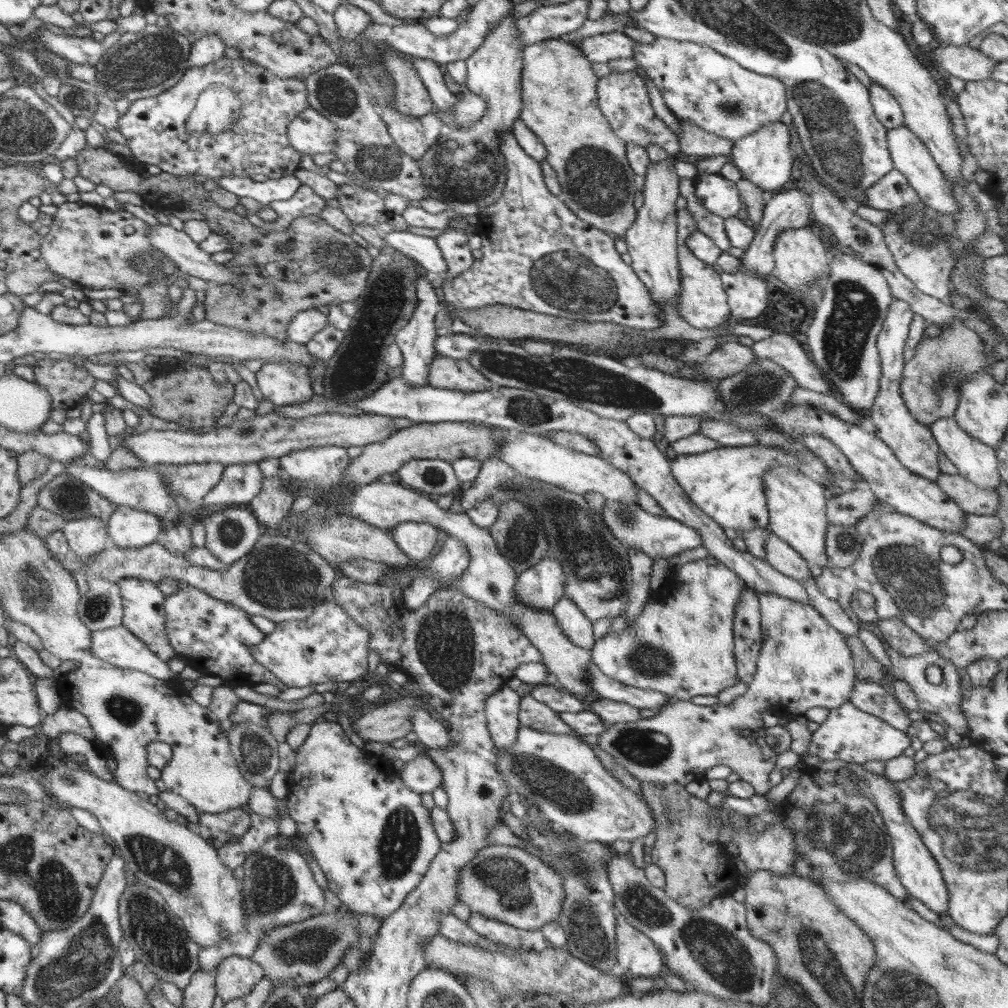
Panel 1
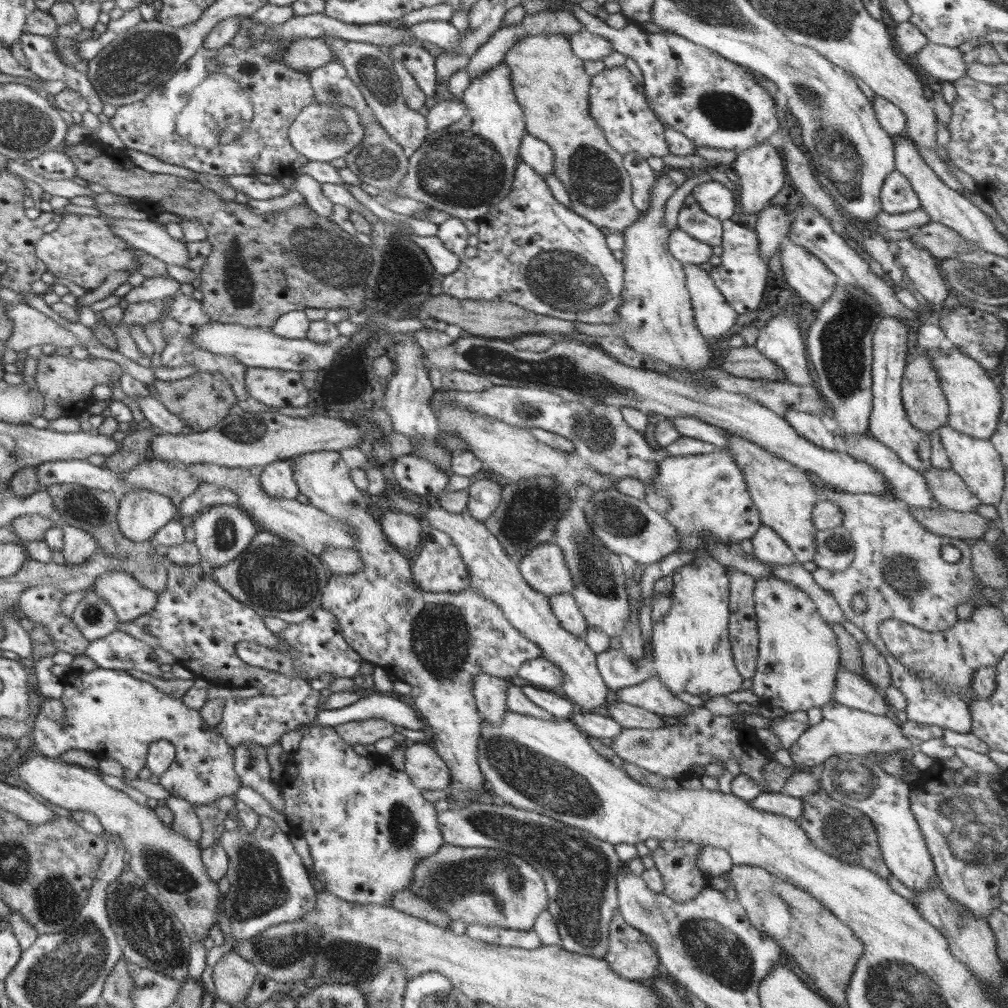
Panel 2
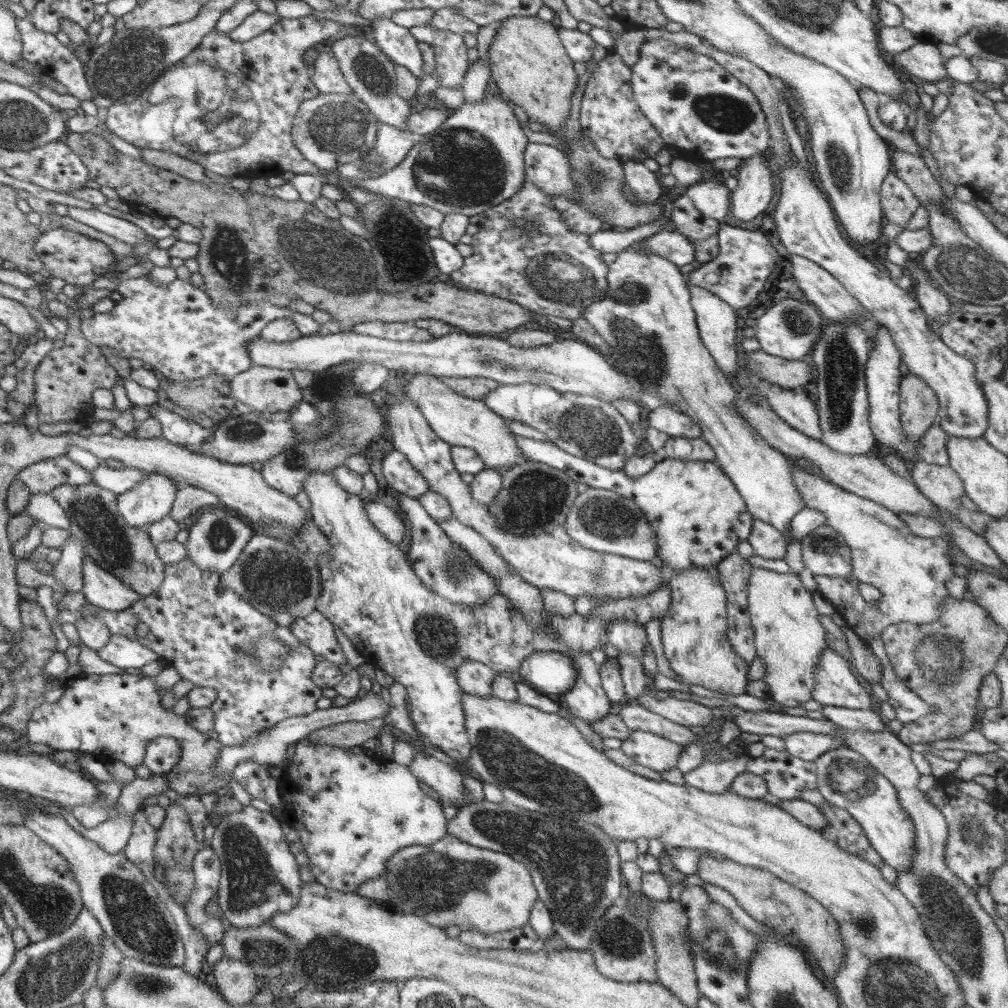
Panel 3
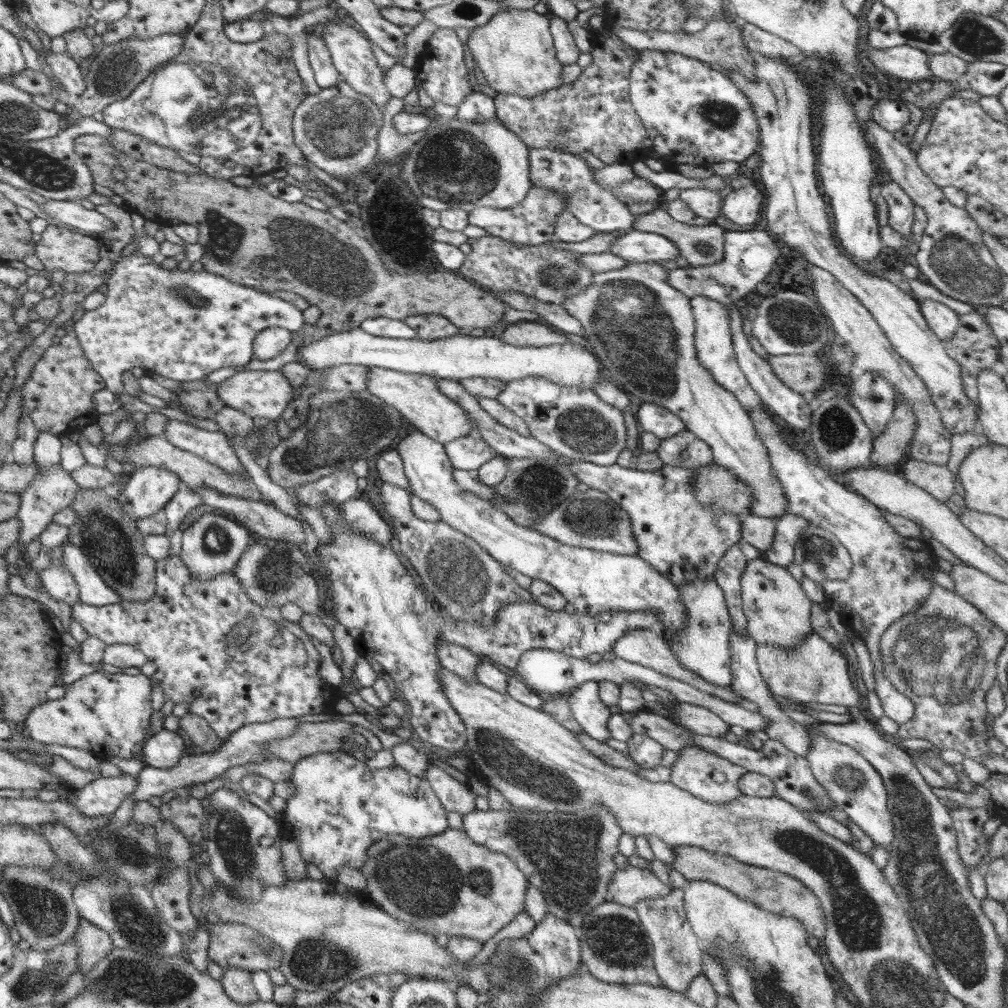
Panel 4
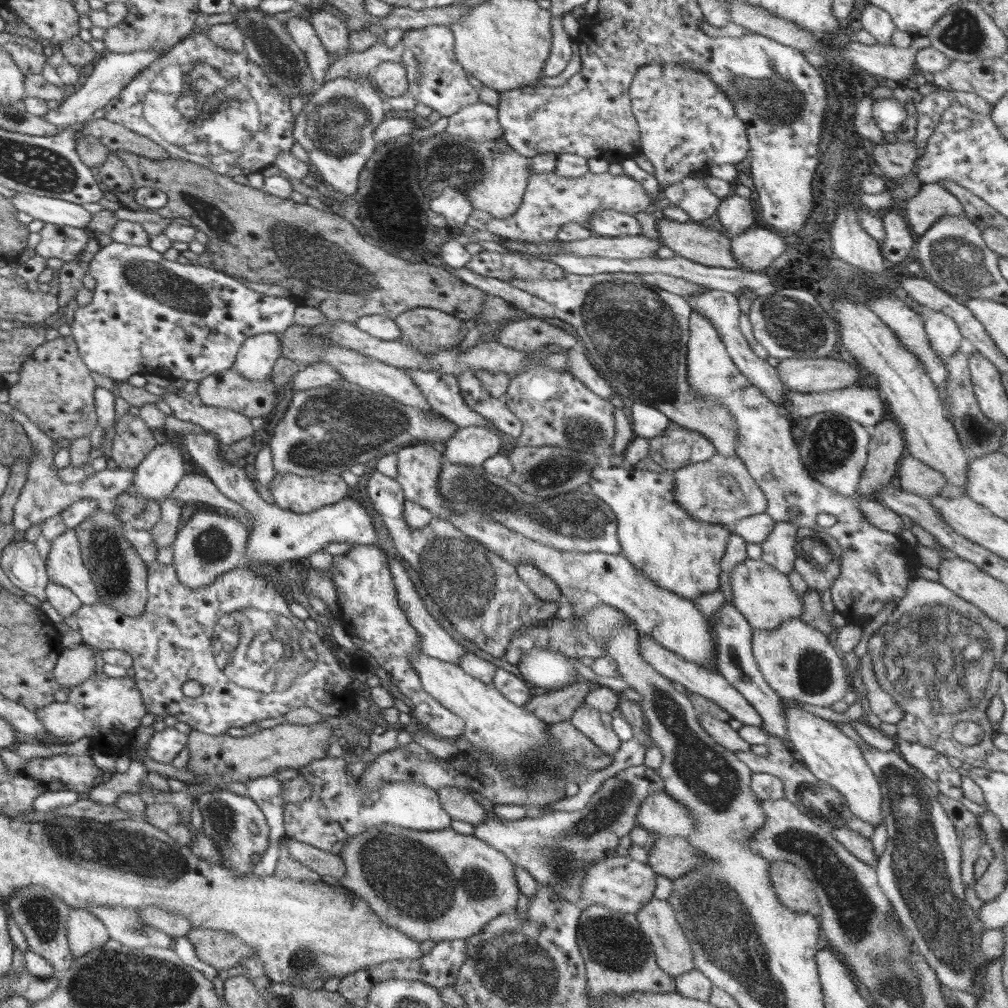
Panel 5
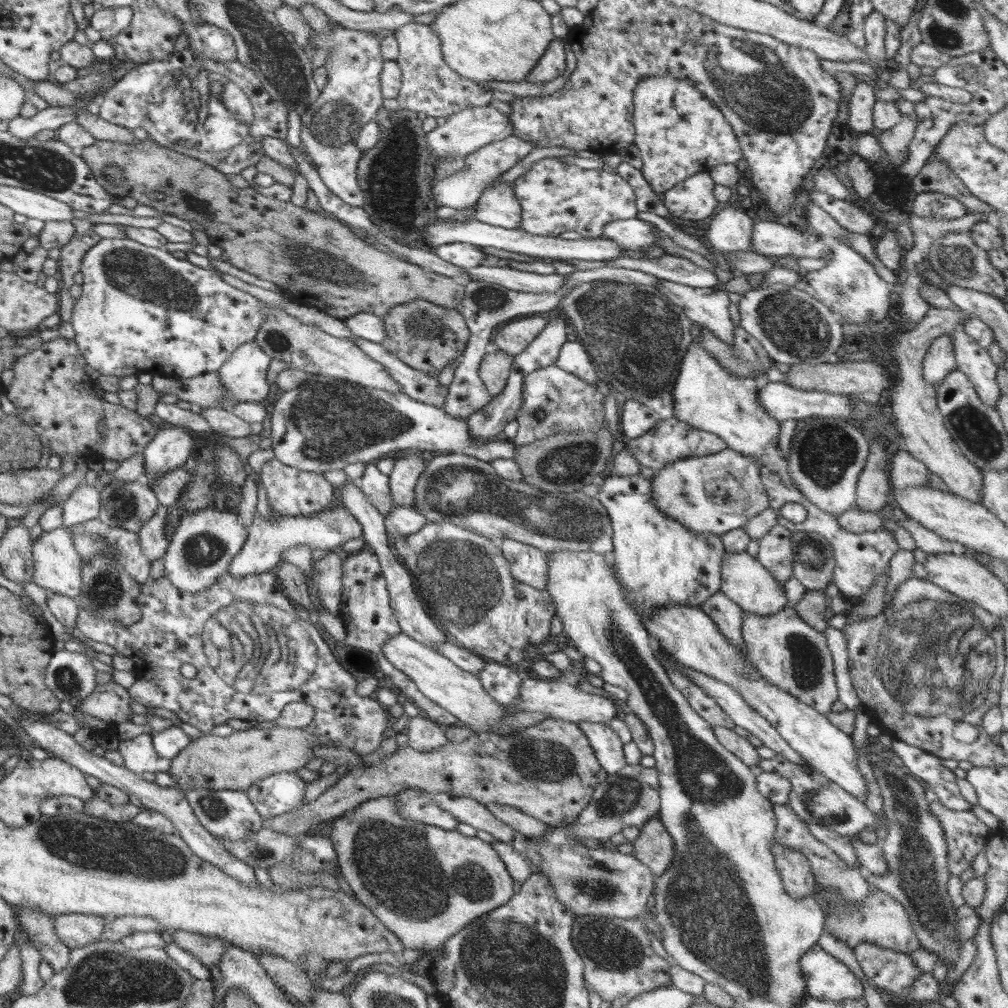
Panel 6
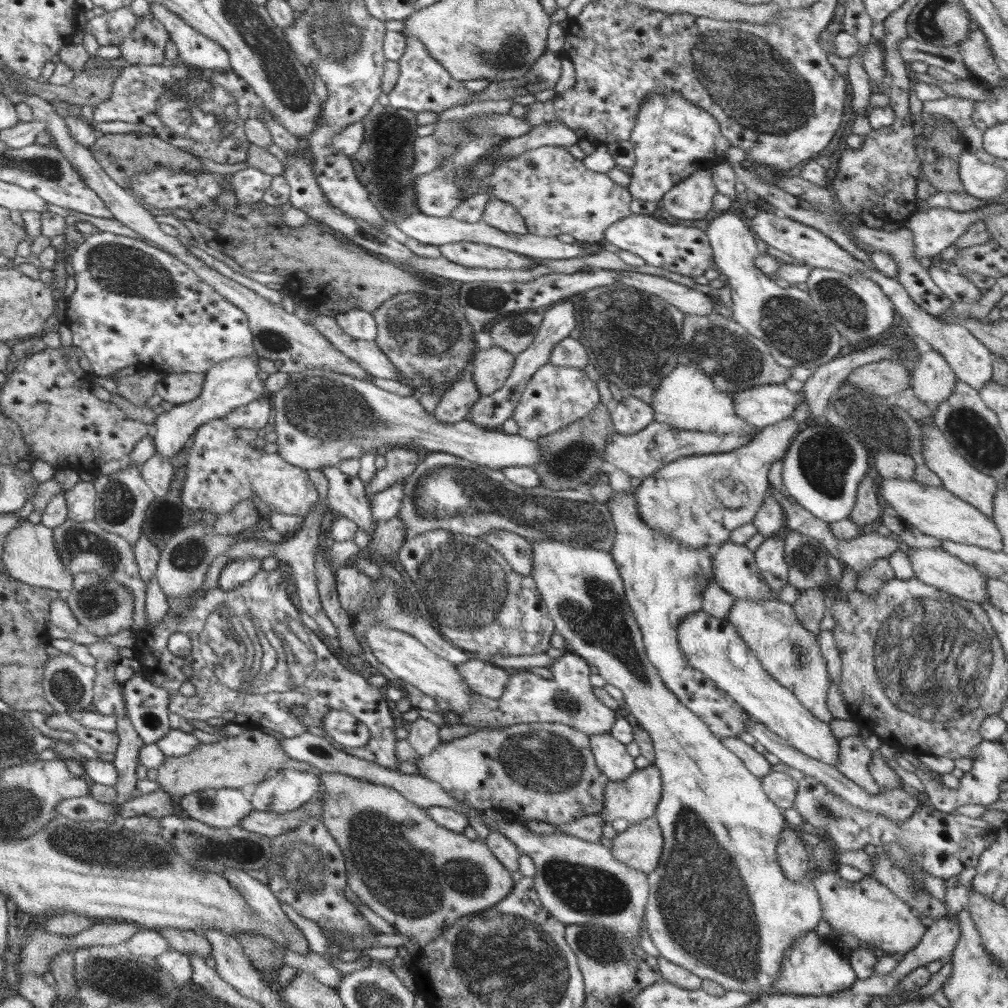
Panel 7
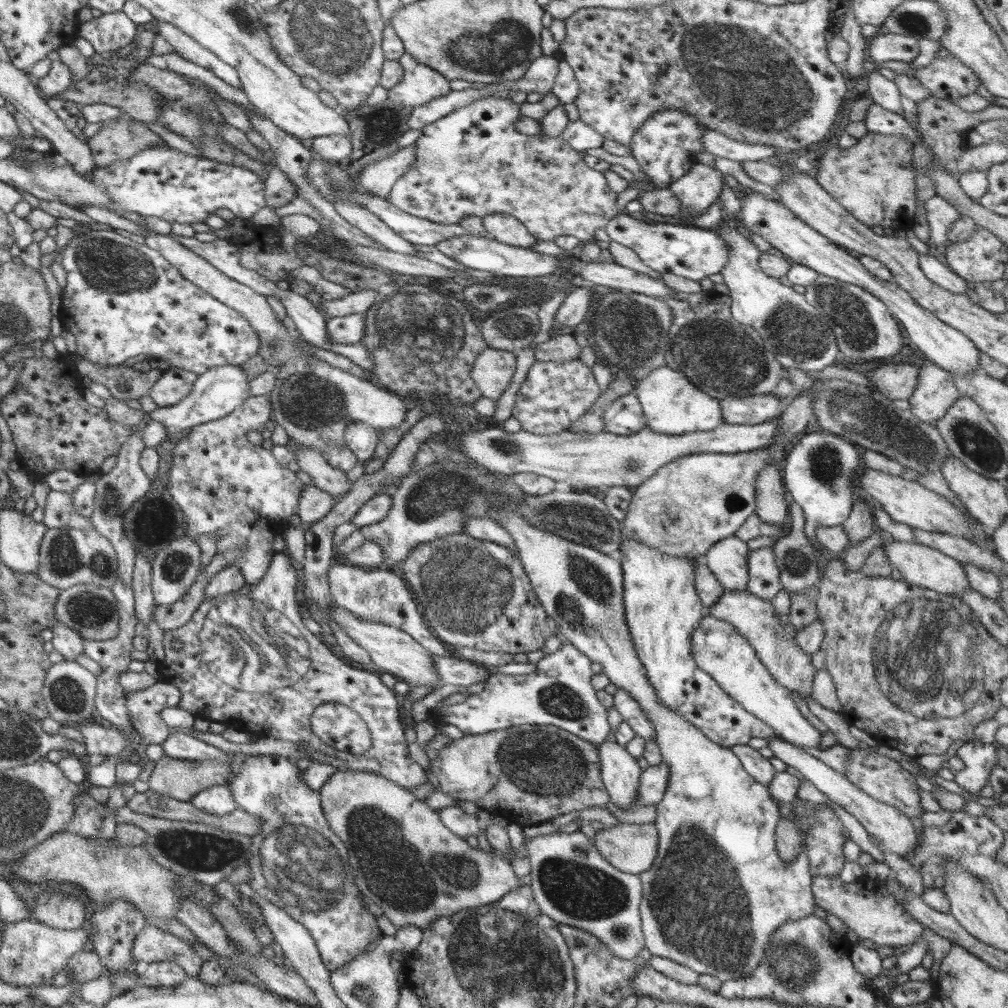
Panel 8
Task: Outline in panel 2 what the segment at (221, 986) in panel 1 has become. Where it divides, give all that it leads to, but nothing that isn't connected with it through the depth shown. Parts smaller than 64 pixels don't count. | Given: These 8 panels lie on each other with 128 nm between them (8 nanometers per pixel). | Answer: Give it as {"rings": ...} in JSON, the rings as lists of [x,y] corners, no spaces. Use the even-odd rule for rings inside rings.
{"rings":[[[233,950],[225,953],[214,966],[212,978],[217,999],[236,1006],[242,1004],[259,972]]]}

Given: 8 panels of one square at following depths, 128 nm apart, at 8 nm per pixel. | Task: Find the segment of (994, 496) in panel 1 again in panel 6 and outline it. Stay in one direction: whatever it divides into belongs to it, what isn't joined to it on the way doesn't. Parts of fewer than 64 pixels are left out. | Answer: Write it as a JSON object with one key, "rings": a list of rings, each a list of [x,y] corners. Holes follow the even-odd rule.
{"rings":[[[894,448],[890,461],[888,461],[888,467],[892,487],[908,488],[909,486],[928,485],[931,472],[909,452]]]}

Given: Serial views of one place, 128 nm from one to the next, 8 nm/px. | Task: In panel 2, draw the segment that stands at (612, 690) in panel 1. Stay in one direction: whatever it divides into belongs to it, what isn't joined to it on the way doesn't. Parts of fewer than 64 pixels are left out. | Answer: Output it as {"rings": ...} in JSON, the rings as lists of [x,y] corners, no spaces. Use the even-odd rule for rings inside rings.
{"rings":[[[656,674],[636,685],[614,692],[618,701],[643,708],[660,716],[682,718],[690,714],[694,707],[672,695],[669,689],[660,683]]]}

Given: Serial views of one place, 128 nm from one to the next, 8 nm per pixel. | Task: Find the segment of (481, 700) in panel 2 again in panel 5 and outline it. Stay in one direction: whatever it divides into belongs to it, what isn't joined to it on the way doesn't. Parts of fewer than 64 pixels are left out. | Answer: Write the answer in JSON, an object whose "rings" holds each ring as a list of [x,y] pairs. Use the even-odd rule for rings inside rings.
{"rings":[[[387,556],[387,561],[397,592],[399,605],[403,612],[406,613],[410,624],[414,627],[414,630],[416,630],[420,637],[420,650],[422,650],[422,653],[430,655],[432,658],[436,658],[440,661],[458,665],[458,661],[462,659],[464,652],[466,652],[464,647],[454,640],[454,638],[452,638],[452,636],[442,628],[438,621],[436,621],[428,611],[426,611],[426,607],[424,606],[422,599],[420,599],[420,595],[418,595],[418,592],[414,587],[414,583],[412,583],[410,575],[408,575],[407,565],[402,563],[398,556]]]}

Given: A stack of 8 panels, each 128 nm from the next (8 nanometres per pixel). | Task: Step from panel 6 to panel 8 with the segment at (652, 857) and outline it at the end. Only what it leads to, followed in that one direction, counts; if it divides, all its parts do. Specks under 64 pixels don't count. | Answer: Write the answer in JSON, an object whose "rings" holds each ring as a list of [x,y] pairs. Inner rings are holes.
{"rings":[[[619,823],[616,827],[604,826],[602,830],[596,830],[593,845],[596,845],[598,852],[614,868],[630,874],[638,875],[647,871],[654,862],[658,848],[658,831],[654,823],[648,824],[628,824]]]}

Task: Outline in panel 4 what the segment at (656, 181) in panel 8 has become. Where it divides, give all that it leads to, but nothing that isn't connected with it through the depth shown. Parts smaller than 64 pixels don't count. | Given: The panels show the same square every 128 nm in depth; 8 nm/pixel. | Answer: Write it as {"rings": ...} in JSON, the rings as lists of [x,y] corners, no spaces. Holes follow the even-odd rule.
{"rings":[[[645,50],[641,51],[636,60],[633,60],[631,66],[631,73],[629,76],[629,99],[636,114],[641,118],[644,128],[648,131],[650,138],[653,142],[654,156],[658,156],[658,160],[664,164],[665,171],[675,170],[676,167],[684,164],[694,164],[694,166],[702,166],[704,169],[711,168],[711,164],[722,161],[744,162],[746,158],[752,156],[757,152],[760,142],[760,133],[758,128],[758,121],[756,120],[753,106],[750,104],[748,97],[738,89],[737,86],[731,81],[731,75],[724,72],[714,70],[707,62],[686,57],[677,52],[660,52],[659,50]]]}

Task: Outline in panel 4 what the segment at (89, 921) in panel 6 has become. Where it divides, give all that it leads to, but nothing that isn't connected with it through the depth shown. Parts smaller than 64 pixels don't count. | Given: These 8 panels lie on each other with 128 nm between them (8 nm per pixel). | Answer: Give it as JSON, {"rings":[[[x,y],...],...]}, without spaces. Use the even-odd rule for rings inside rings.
{"rings":[[[81,918],[78,920],[74,942],[79,948],[77,961],[79,972],[86,973],[94,968],[94,965],[102,960],[115,947],[112,938],[95,924]]]}

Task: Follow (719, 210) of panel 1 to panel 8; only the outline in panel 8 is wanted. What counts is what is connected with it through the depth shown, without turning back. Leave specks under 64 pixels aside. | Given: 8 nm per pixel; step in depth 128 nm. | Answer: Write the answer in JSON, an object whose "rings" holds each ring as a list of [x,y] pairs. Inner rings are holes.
{"rings":[[[697,161],[690,171],[672,182],[668,188],[682,203],[681,215],[694,218],[718,202],[724,184],[723,174],[716,166]]]}

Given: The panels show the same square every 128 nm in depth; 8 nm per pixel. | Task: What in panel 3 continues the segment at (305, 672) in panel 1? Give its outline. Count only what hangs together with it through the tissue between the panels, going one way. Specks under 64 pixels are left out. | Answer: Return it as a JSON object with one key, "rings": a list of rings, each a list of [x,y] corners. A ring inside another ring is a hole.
{"rings":[[[318,611],[295,619],[289,626],[292,634],[312,650],[317,662],[327,661],[347,669],[348,660],[334,635],[334,627],[326,616]]]}

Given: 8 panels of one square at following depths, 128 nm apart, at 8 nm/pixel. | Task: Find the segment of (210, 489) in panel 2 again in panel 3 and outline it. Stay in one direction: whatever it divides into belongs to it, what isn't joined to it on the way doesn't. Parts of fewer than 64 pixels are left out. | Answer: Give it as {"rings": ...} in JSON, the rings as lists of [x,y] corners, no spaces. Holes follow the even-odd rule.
{"rings":[[[182,485],[176,493],[169,515],[178,523],[188,518],[198,508],[210,505],[220,505],[220,499],[215,494],[192,485]]]}

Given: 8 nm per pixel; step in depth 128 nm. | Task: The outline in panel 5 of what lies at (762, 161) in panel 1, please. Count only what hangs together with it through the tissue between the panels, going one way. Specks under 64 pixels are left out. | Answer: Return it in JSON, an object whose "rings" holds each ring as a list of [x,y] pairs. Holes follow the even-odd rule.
{"rings":[[[731,194],[730,197],[722,199],[716,214],[720,218],[720,223],[724,229],[723,236],[728,240],[738,238],[748,229],[752,229],[756,224],[754,219],[754,210],[749,198],[744,198],[737,194]]]}

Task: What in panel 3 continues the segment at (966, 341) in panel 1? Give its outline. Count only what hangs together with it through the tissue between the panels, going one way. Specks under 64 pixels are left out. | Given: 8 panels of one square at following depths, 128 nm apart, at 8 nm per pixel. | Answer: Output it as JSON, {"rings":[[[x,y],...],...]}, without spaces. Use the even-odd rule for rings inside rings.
{"rings":[[[906,372],[899,384],[900,424],[907,439],[916,442],[937,421],[938,397],[921,378]]]}

